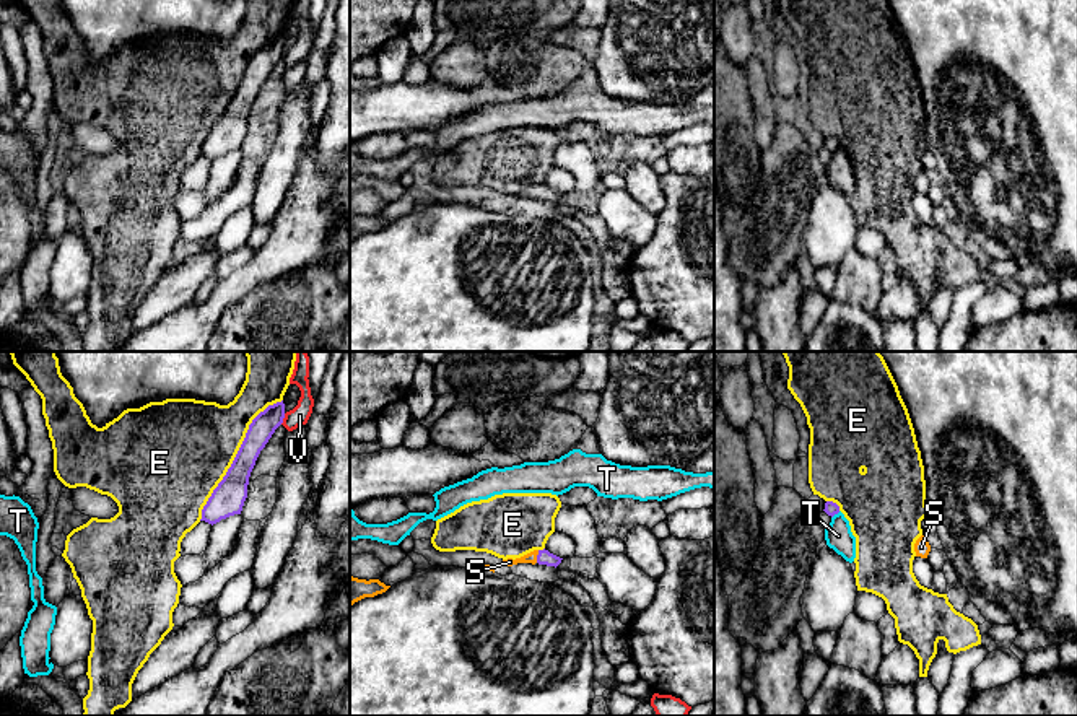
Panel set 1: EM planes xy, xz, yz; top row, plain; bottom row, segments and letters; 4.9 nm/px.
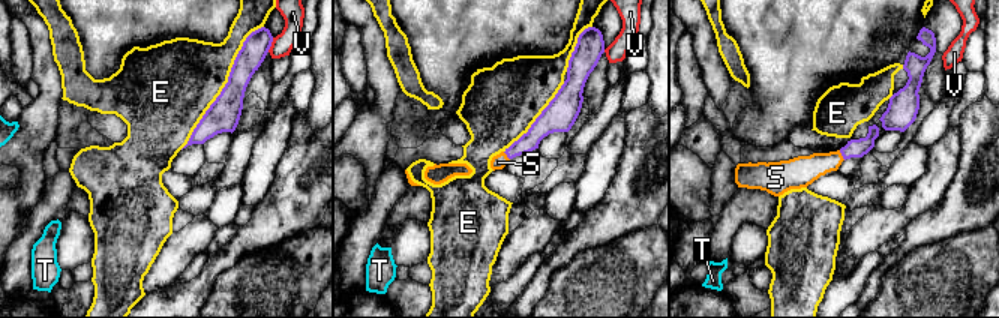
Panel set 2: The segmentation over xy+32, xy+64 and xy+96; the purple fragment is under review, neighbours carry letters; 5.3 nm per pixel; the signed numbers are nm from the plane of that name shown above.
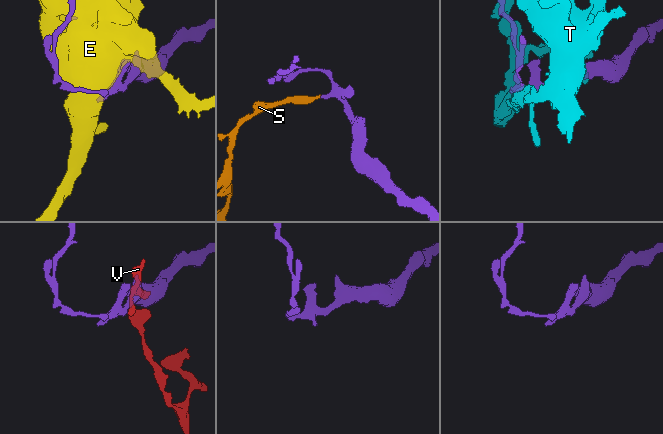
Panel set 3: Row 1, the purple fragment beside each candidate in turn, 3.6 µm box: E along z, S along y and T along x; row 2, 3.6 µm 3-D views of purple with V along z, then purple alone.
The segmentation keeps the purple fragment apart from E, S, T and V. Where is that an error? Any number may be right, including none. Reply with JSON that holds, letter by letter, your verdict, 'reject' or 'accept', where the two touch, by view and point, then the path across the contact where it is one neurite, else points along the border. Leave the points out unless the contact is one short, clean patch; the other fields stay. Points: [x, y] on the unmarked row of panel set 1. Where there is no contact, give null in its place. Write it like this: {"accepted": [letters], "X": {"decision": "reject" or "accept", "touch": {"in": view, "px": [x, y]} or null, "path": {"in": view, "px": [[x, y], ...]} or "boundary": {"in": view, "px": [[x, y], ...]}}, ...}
{"accepted": ["S"], "E": {"decision": "reject", "touch": {"in": "xy", "px": [236, 91]}}, "S": {"decision": "accept", "touch": {"in": "xz", "px": [537, 192]}, "path": {"in": "xz", "px": [[544, 192], [537, 192], [531, 192]]}}, "T": {"decision": "reject", "touch": {"in": "yz", "px": [835, 148]}}, "V": {"decision": "reject", "touch": {"in": "xy", "px": [283, 52]}}}

